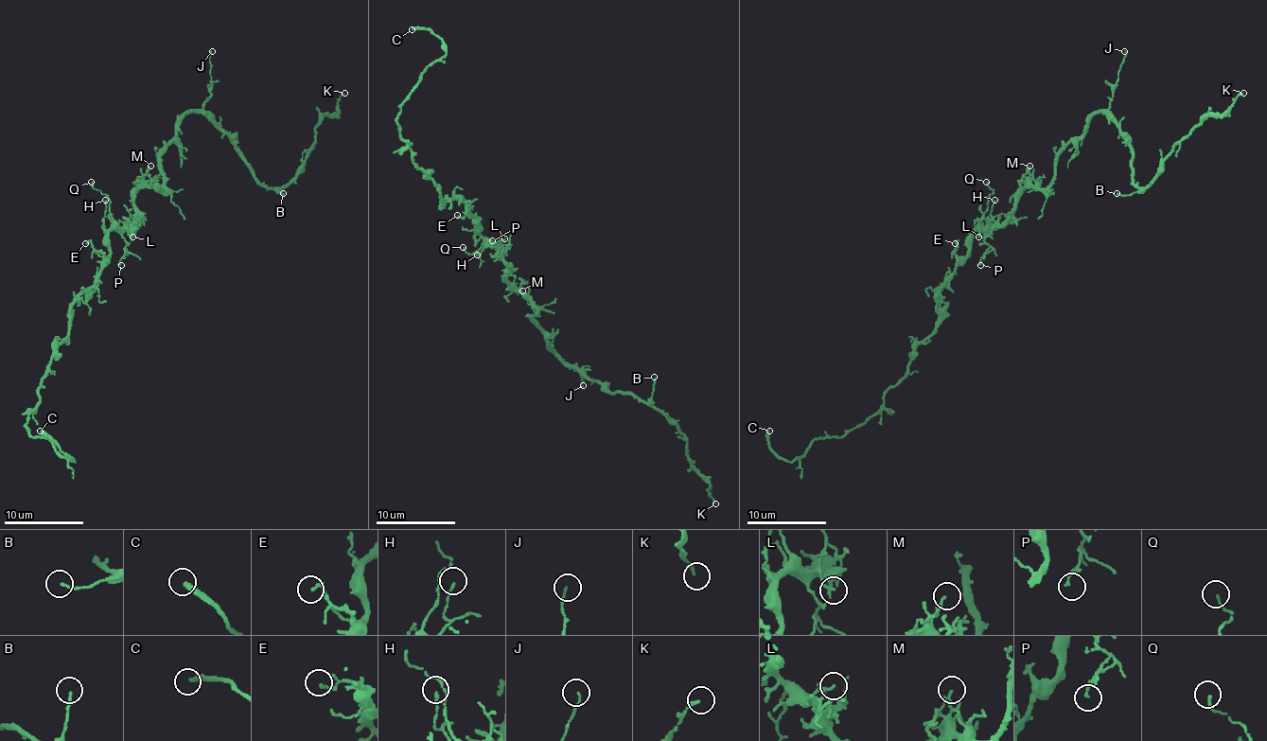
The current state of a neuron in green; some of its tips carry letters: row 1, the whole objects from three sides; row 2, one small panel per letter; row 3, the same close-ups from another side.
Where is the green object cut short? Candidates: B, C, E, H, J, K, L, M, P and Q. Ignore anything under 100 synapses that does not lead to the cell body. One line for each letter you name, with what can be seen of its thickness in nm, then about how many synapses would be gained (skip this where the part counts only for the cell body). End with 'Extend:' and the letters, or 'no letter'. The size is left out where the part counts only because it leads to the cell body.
C: 260 nm
Extend: C

